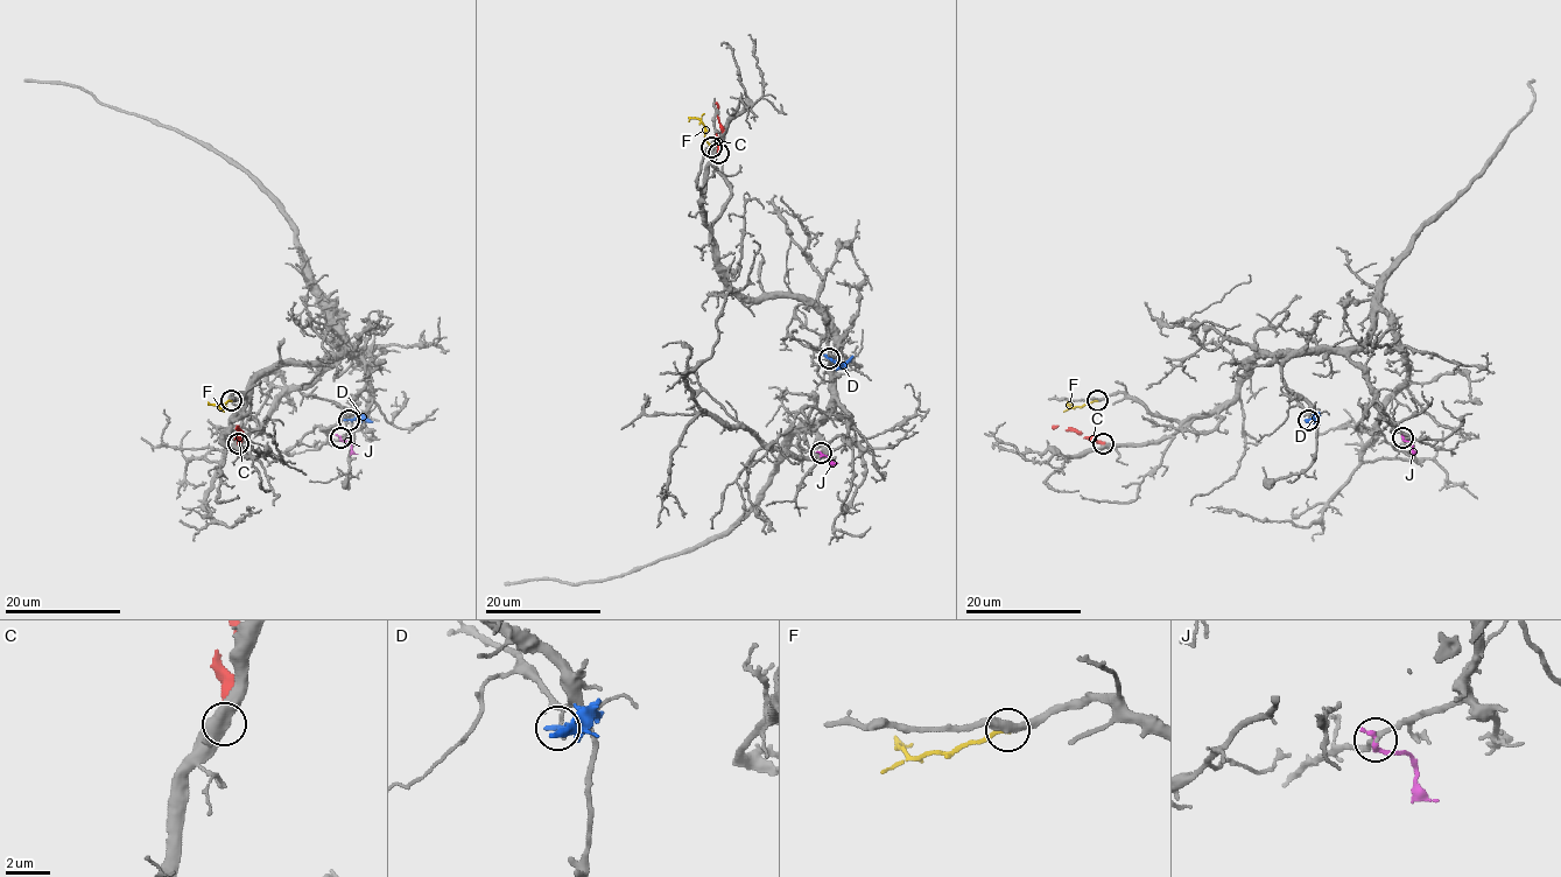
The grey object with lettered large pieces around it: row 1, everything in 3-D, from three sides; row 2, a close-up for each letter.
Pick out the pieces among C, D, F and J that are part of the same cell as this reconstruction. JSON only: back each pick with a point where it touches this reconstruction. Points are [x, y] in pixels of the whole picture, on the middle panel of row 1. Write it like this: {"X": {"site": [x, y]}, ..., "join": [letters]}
{"F": {"site": [711, 147]}, "join": ["F"]}

